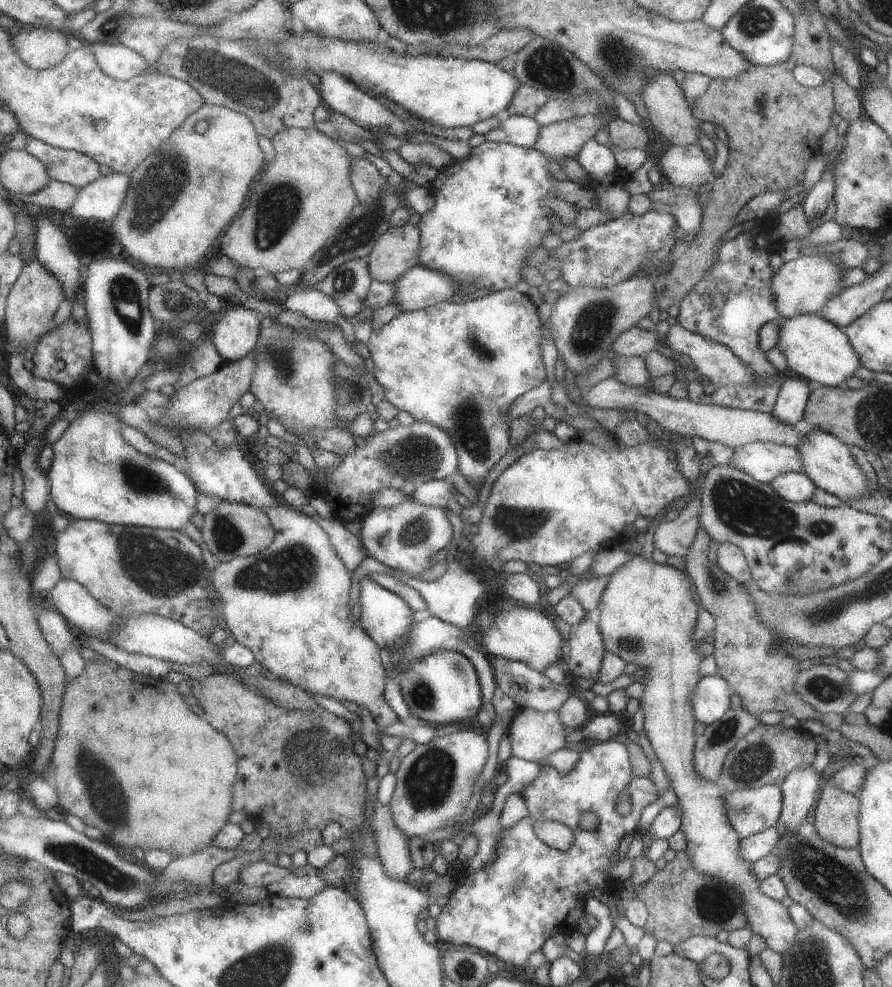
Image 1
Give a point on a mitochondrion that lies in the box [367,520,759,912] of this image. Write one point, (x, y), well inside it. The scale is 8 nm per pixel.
(431, 779)

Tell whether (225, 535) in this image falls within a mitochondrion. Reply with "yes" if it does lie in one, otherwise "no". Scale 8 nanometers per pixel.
yes

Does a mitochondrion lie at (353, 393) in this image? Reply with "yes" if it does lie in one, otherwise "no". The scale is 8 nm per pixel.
yes

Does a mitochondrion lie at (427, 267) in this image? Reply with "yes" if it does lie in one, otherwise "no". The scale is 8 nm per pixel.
no

